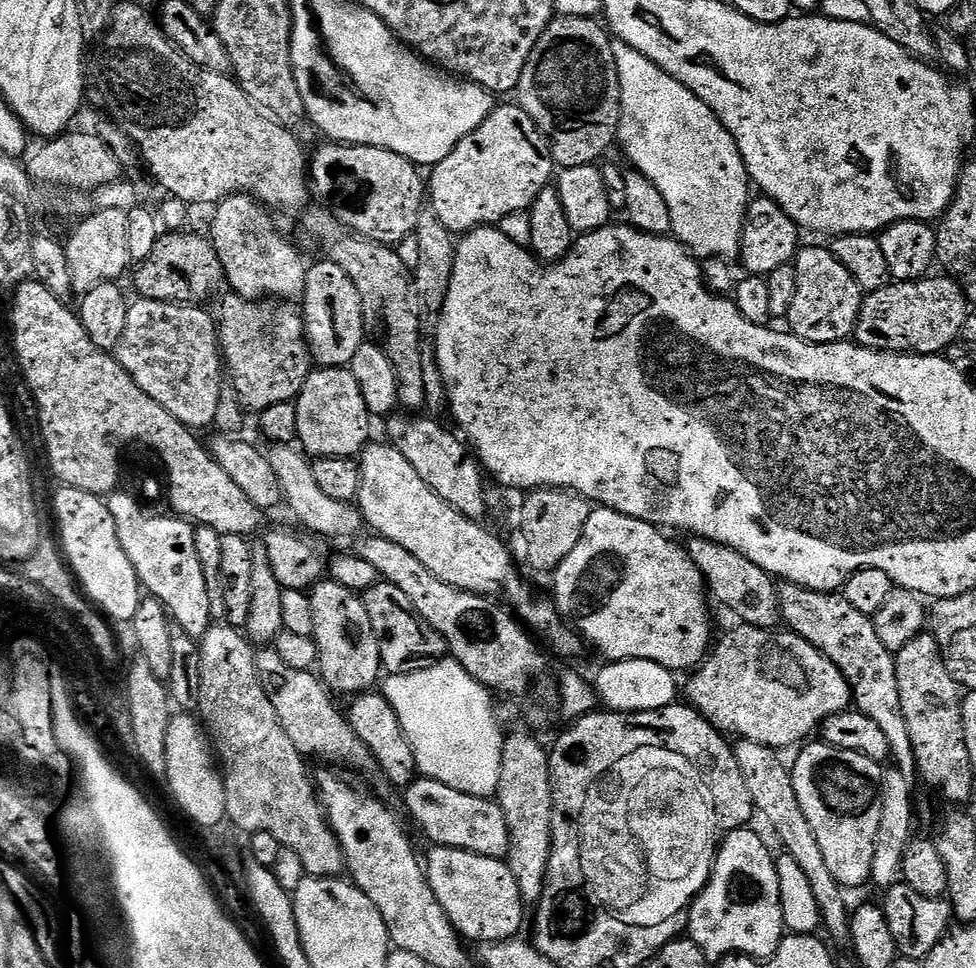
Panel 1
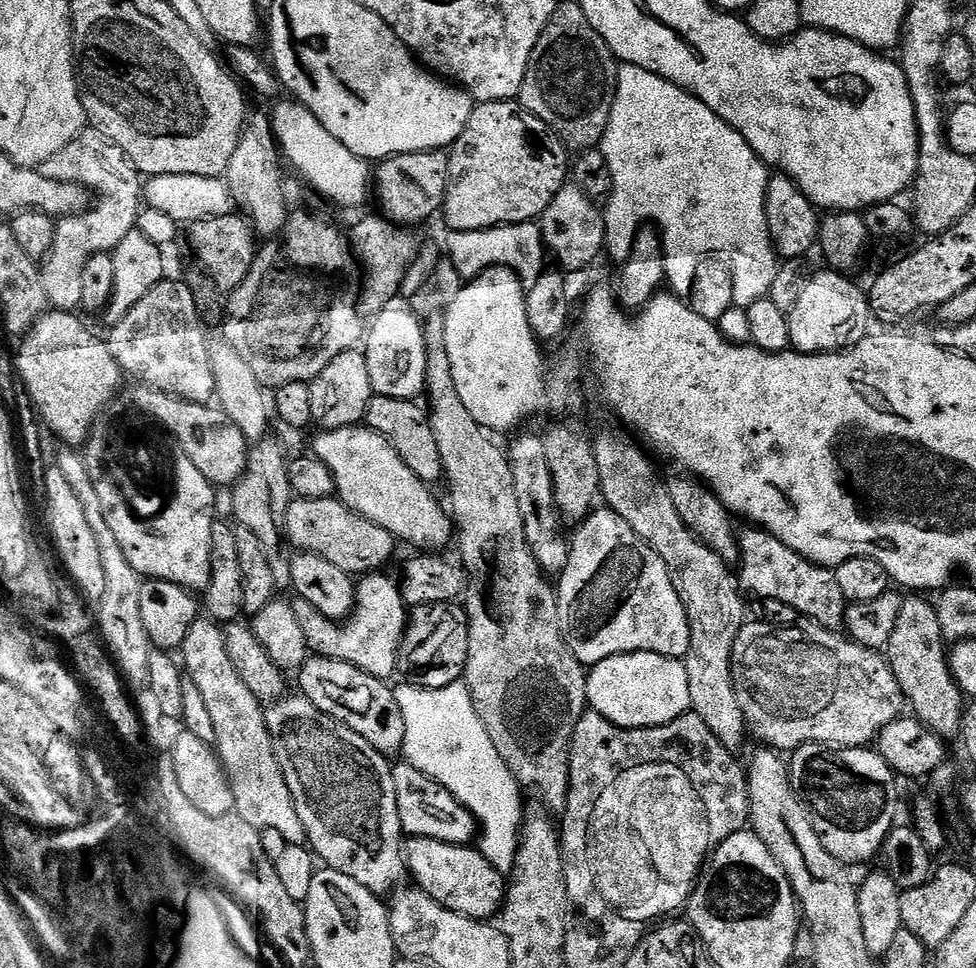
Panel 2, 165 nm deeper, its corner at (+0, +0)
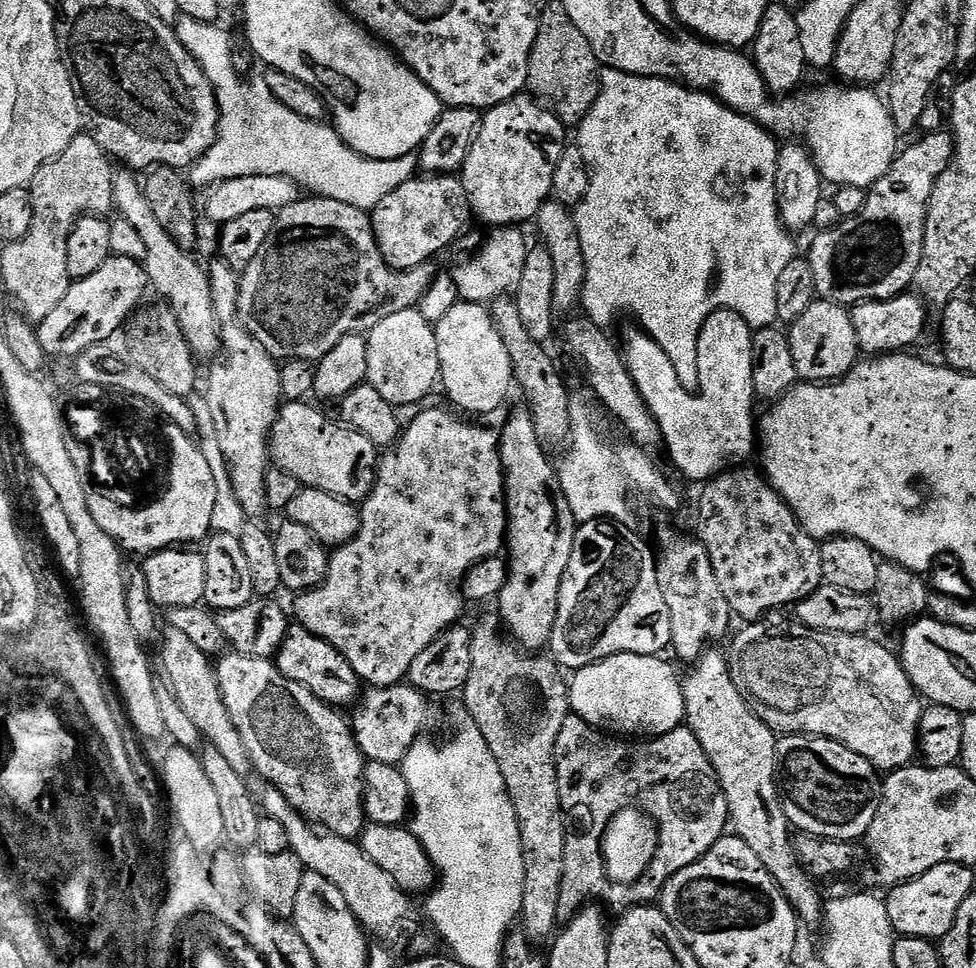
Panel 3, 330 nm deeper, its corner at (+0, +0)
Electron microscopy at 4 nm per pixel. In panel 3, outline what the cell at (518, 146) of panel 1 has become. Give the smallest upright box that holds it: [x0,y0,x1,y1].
[462,94,566,230]

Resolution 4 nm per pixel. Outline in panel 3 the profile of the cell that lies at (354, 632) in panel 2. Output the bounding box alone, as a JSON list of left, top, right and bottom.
[290,408,508,688]

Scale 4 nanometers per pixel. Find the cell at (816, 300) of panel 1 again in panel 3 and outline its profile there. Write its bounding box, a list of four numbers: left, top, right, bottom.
[787,299,862,384]

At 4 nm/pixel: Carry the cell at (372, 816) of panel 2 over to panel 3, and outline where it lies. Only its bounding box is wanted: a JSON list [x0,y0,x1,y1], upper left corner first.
[215,654,366,841]

